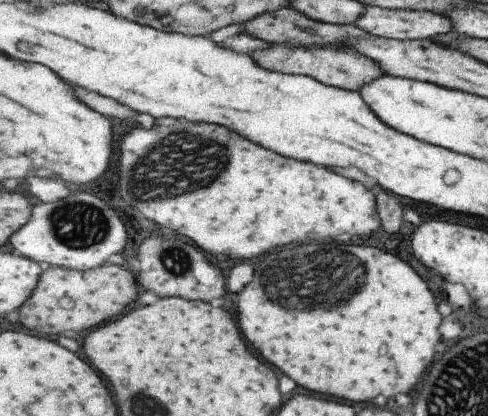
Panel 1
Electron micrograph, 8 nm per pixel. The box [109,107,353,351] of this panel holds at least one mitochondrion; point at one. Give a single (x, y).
(183, 162)

